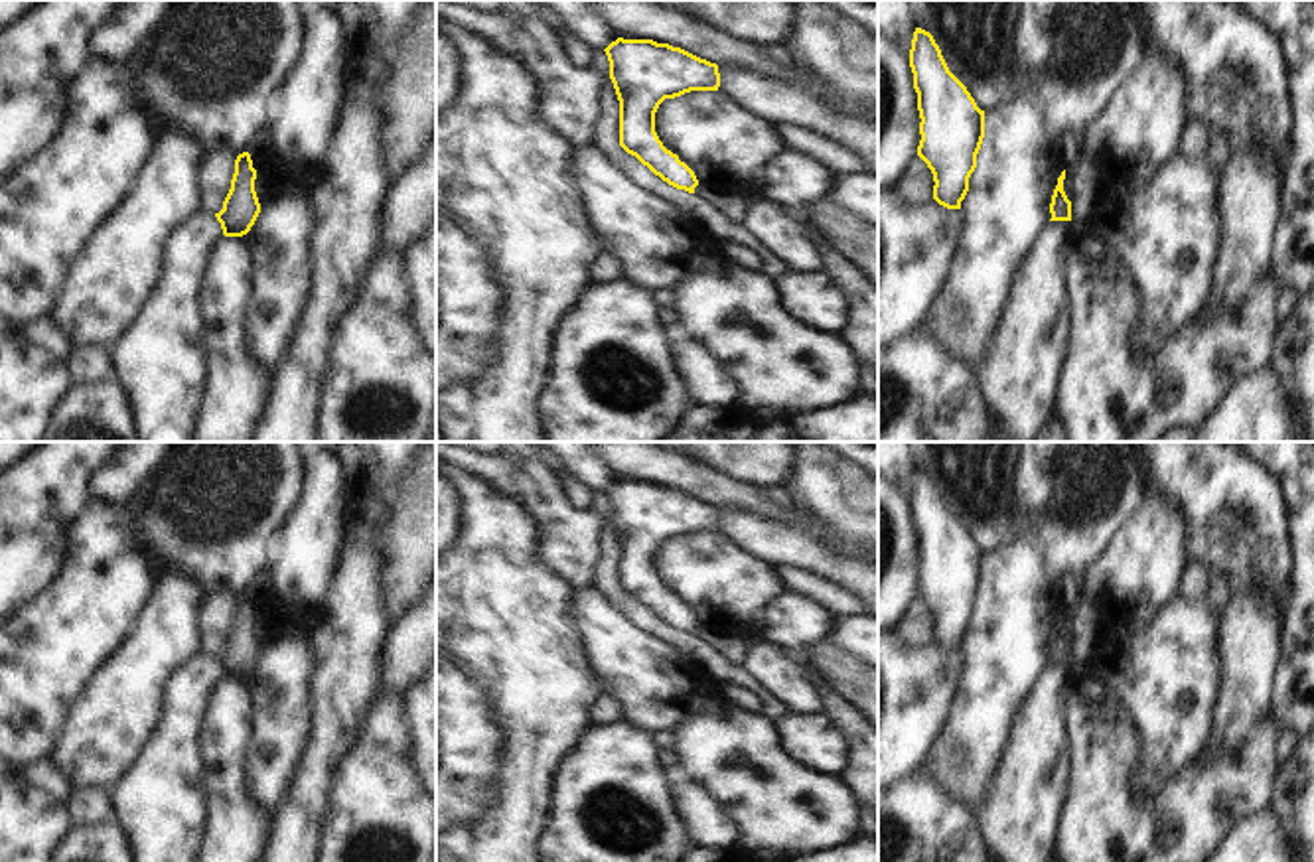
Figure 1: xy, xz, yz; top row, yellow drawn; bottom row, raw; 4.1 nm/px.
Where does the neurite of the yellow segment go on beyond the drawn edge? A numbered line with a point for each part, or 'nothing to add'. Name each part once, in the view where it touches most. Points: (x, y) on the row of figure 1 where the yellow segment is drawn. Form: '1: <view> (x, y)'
nothing to add

